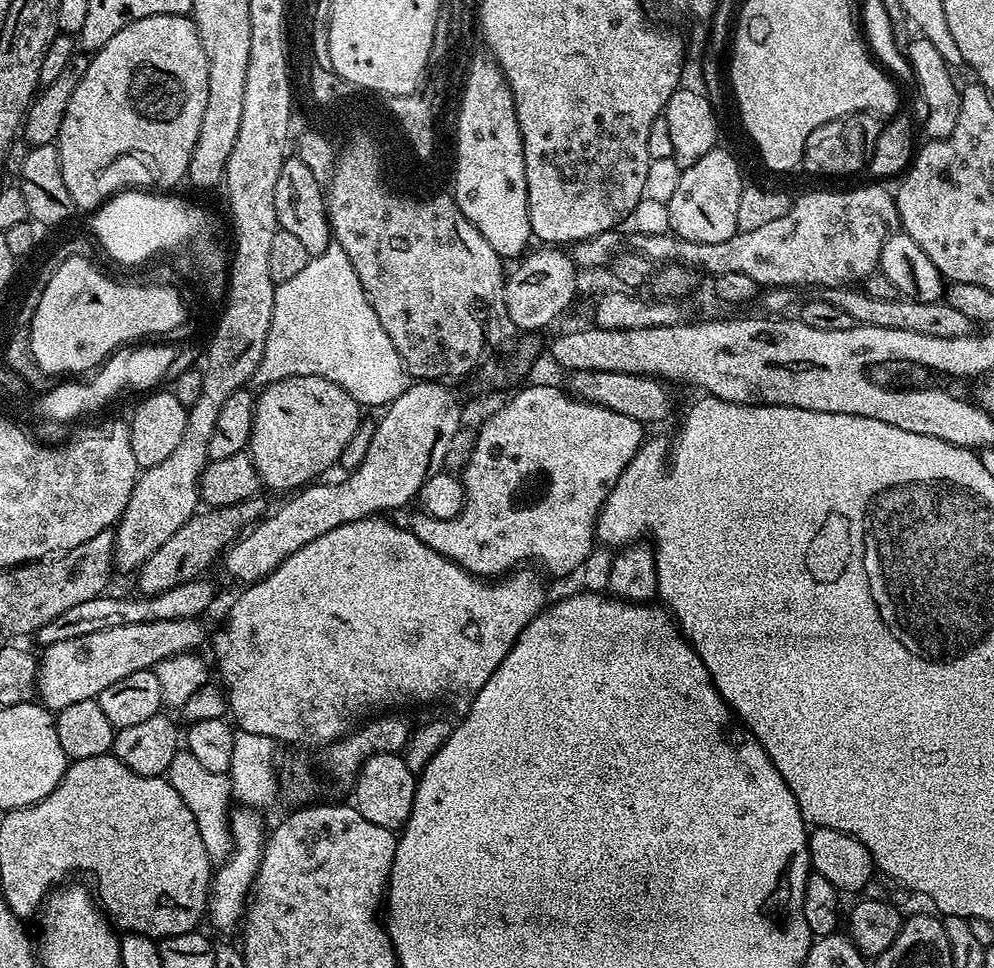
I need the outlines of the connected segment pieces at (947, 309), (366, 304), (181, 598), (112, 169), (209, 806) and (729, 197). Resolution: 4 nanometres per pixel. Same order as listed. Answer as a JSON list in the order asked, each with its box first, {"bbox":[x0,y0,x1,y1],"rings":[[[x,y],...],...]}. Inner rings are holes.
[{"bbox":[822,286,975,338],"rings":[[[856,286],[842,288],[823,289],[822,298],[826,302],[832,302],[850,314],[850,318],[857,325],[869,324],[870,326],[882,326],[890,330],[910,330],[914,334],[926,334],[929,338],[960,338],[973,335],[975,321],[959,313],[954,306],[950,306],[943,299],[934,302],[918,302],[907,298],[883,300],[882,298],[870,298],[863,290]]]},{"bbox":[251,242,410,410],"rings":[[[335,242],[329,244],[327,250],[322,254],[311,257],[308,264],[290,281],[276,285],[270,334],[266,334],[266,348],[262,350],[262,360],[258,362],[258,370],[254,370],[251,383],[253,385],[256,384],[256,386],[263,386],[273,384],[279,380],[285,380],[291,376],[317,376],[318,378],[326,378],[330,382],[342,386],[342,390],[346,390],[346,394],[350,394],[350,398],[357,400],[365,409],[377,408],[377,410],[391,404],[394,398],[398,398],[398,394],[402,394],[408,389],[410,383],[409,372],[405,368],[398,350],[394,348],[393,342],[390,342],[389,335],[386,334],[386,331],[382,330],[382,322],[378,322],[378,314],[374,314],[374,306],[370,306],[370,302],[366,298],[366,294],[362,290],[362,282],[358,282],[358,274],[354,274],[354,266],[350,266],[350,258],[346,258],[346,250],[342,250],[342,246]]]},{"bbox":[34,578,216,647],"rings":[[[197,578],[182,582],[162,594],[153,596],[108,596],[101,594],[86,602],[78,602],[53,621],[39,628],[34,634],[41,647],[48,647],[54,642],[66,641],[69,638],[82,638],[82,634],[98,634],[98,630],[110,630],[110,626],[130,626],[142,622],[170,622],[171,620],[195,620],[203,617],[203,612],[212,604],[216,588],[208,578]]]},{"bbox":[58,16,208,210],"rings":[[[151,16],[150,18],[142,18],[138,22],[130,22],[130,26],[126,26],[122,30],[118,30],[118,34],[114,34],[114,38],[110,38],[110,42],[106,42],[106,46],[102,46],[91,57],[92,60],[80,72],[80,81],[76,84],[74,94],[70,98],[70,106],[66,106],[66,118],[62,118],[62,130],[60,131],[60,139],[58,147],[60,150],[60,161],[62,162],[62,178],[66,182],[66,190],[70,190],[70,198],[73,205],[77,209],[88,208],[87,210],[95,210],[100,207],[101,203],[110,196],[115,196],[117,192],[125,190],[172,190],[179,180],[183,181],[188,174],[190,166],[190,154],[194,154],[194,146],[198,142],[198,130],[202,130],[202,113],[206,111],[206,90],[208,89],[208,63],[206,62],[206,54],[204,47],[200,41],[200,35],[196,33],[196,26],[192,23],[188,16]]]},{"bbox":[166,750,234,862],"rings":[[[181,750],[174,754],[166,779],[170,782],[170,786],[174,786],[174,790],[178,790],[182,802],[190,806],[194,814],[194,822],[198,822],[198,834],[202,834],[206,854],[214,862],[223,862],[232,851],[230,809],[233,807],[234,799],[229,777],[223,772],[206,770],[206,766],[201,766],[198,758],[194,758],[194,754]]]},{"bbox":[666,146,746,242],"rings":[[[717,146],[702,154],[702,158],[694,162],[694,166],[683,169],[679,174],[681,176],[672,188],[672,197],[667,197],[666,200],[670,214],[669,229],[690,242],[726,242],[726,238],[738,231],[738,202],[742,199],[742,190],[746,187],[739,162],[723,146]]]}]

